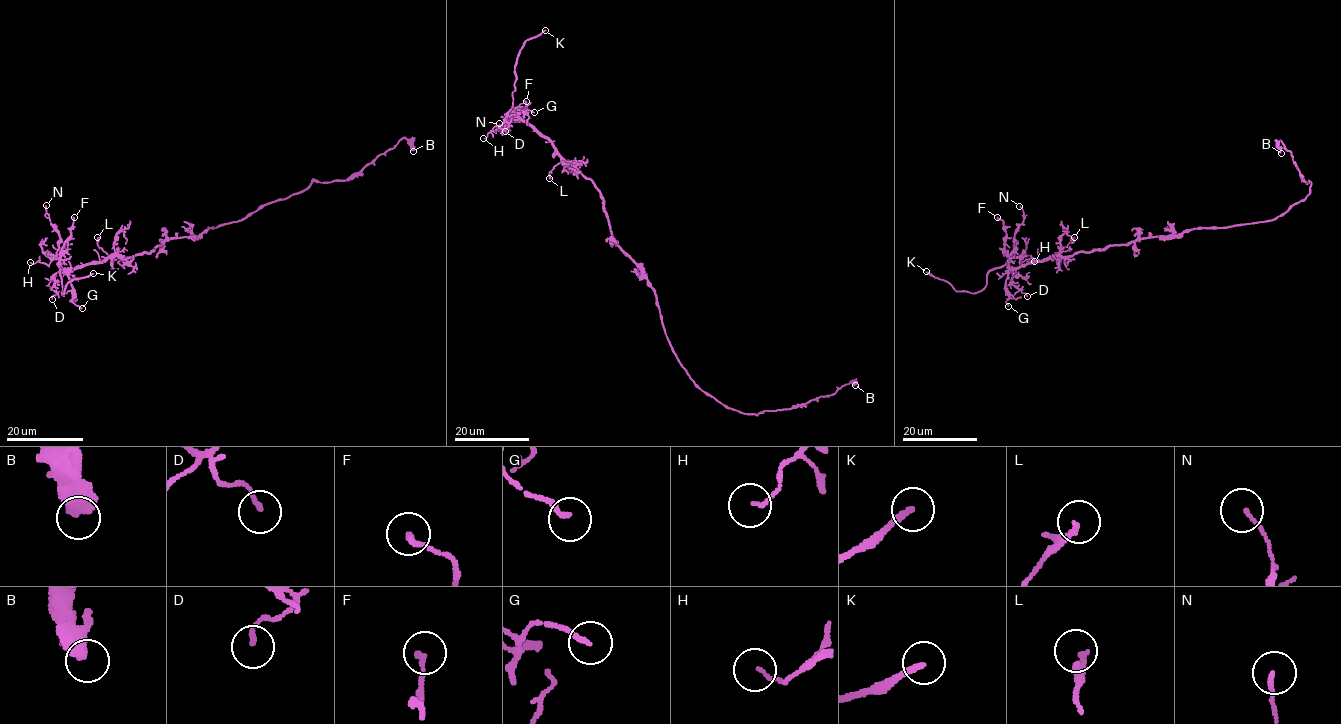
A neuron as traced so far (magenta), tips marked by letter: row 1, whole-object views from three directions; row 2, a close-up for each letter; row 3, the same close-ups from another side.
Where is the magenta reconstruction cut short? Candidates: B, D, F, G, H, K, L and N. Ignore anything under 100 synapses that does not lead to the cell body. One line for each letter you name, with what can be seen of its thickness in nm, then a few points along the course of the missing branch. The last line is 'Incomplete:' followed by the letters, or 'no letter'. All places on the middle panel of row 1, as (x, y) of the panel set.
K: 200 nm
Incomplete: K

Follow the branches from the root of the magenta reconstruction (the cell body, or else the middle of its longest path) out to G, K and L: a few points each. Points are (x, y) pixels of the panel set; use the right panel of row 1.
G: (1168, 236), (1139, 238), (1129, 244), (1115, 244), (1066, 256), (1051, 255), (1013, 268), (1005, 282), (1008, 306)
K: (1168, 236), (1051, 255), (1016, 268), (1003, 265), (992, 268), (986, 285), (975, 293), (956, 291), (926, 271)
L: (1168, 236), (1139, 238), (1129, 244), (1115, 244), (1066, 256), (1059, 254), (1074, 237)

